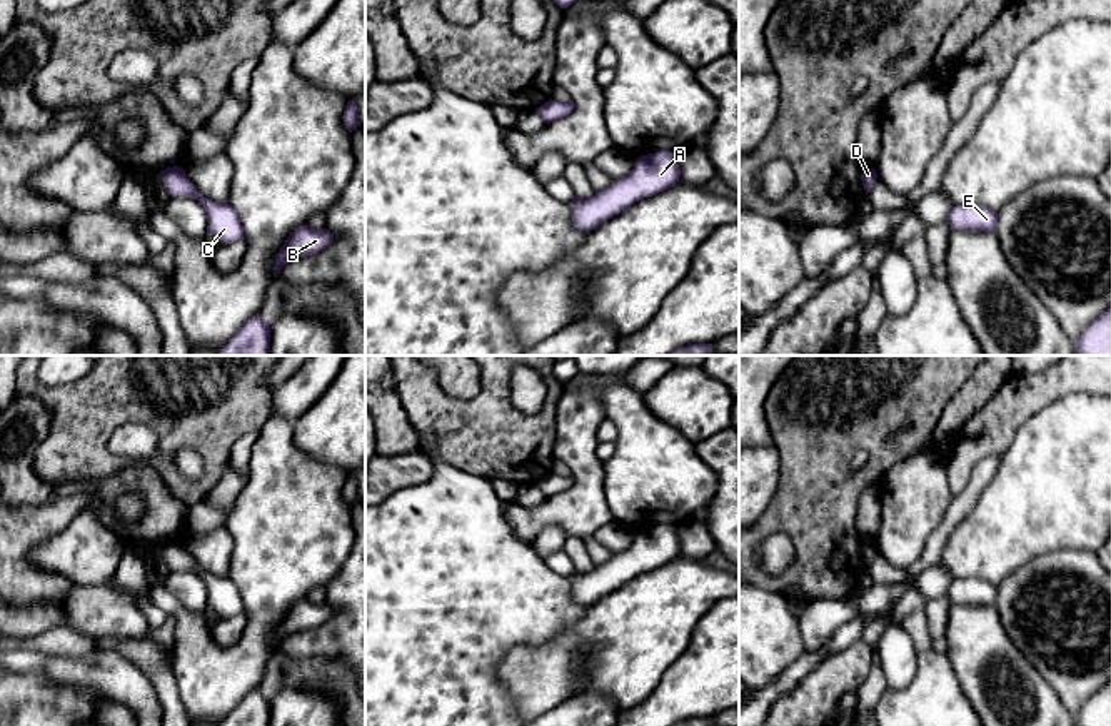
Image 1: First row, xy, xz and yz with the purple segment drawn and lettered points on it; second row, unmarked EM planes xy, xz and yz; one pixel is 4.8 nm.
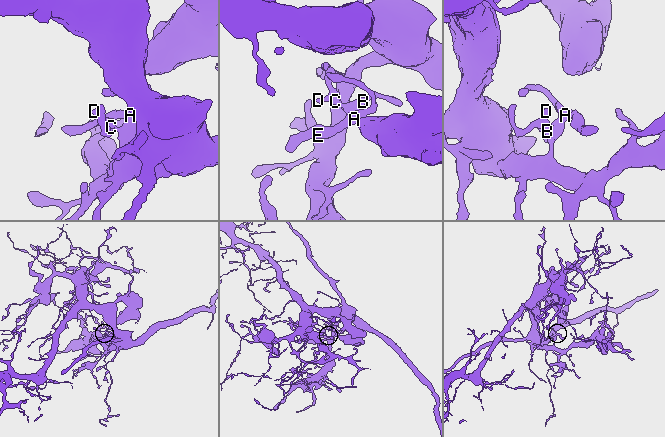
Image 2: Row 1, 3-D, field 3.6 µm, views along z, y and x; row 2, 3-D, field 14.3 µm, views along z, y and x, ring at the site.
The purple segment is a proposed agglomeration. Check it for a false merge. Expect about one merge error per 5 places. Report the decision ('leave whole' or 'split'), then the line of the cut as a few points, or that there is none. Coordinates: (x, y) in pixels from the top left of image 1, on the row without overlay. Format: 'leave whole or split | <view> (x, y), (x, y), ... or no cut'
leave whole | no cut

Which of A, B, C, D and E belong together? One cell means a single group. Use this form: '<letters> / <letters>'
A B C D E

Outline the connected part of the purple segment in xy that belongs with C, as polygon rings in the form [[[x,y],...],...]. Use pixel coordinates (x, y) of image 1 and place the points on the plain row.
[[[167,541],[160,546],[162,556],[172,571],[195,572],[207,586],[207,609],[217,616],[244,614],[240,592],[229,576],[219,577],[202,571],[195,559],[187,552],[182,541]]]

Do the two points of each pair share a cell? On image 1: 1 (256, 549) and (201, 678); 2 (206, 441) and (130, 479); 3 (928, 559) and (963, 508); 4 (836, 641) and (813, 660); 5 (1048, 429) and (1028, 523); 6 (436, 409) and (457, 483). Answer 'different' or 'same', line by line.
1: same
2: different
3: same
4: same
5: same
6: different

